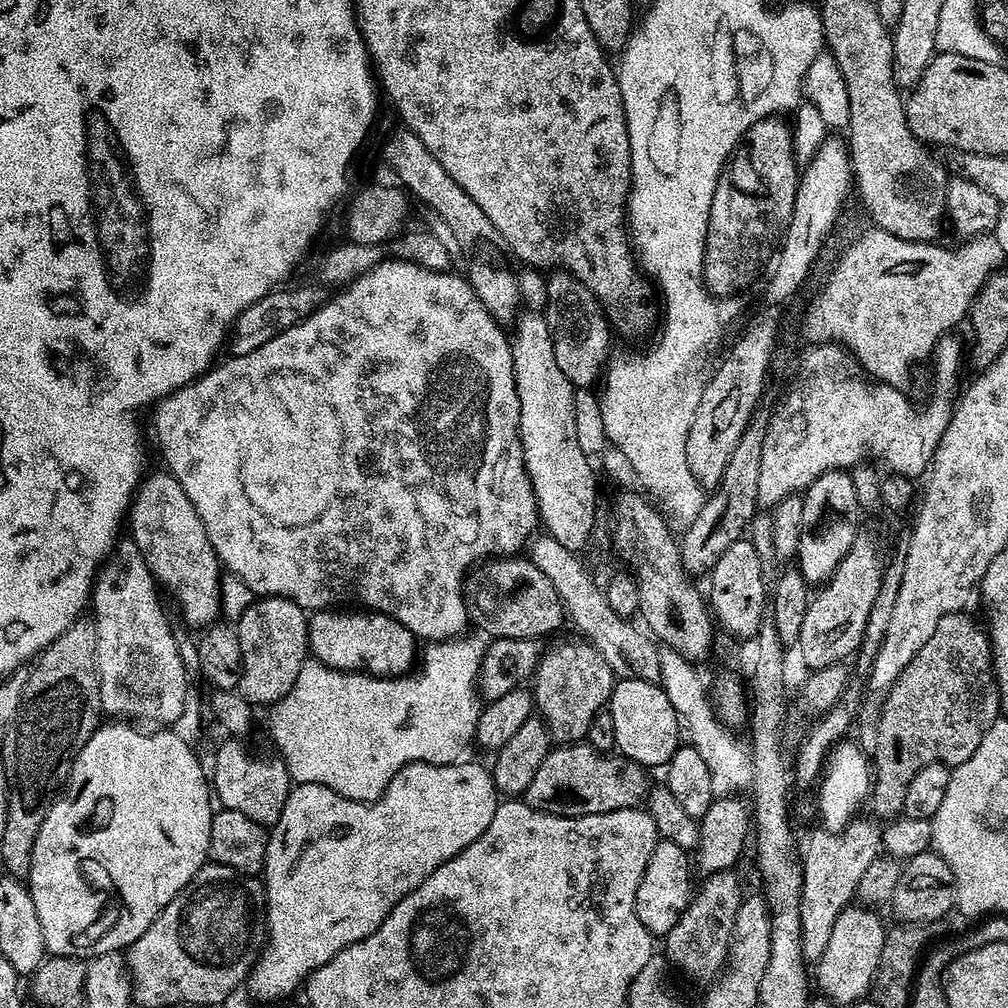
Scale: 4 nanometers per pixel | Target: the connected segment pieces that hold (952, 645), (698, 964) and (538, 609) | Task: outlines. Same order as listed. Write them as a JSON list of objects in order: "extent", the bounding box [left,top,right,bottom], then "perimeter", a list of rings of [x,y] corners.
[{"extent":[870,610,1001,818],"perimeter":[[[964,610],[954,614],[946,614],[946,618],[942,618],[942,622],[938,622],[938,630],[934,630],[930,642],[926,642],[926,646],[922,646],[922,650],[918,650],[918,654],[914,654],[914,658],[910,658],[910,664],[906,666],[906,670],[902,670],[902,674],[896,679],[894,686],[889,688],[883,697],[884,709],[880,712],[880,729],[876,732],[874,783],[871,785],[870,793],[870,808],[872,806],[873,810],[877,812],[877,814],[875,813],[877,817],[888,816],[886,818],[896,818],[903,813],[904,803],[906,802],[906,786],[910,786],[910,781],[914,778],[914,774],[918,774],[918,770],[922,770],[922,766],[930,766],[931,764],[967,765],[970,754],[974,754],[974,750],[978,750],[982,738],[986,738],[986,730],[990,730],[990,726],[994,726],[994,722],[1001,719],[1000,687],[996,685],[996,677],[992,674],[992,643],[988,641],[987,631],[981,625],[979,628],[976,625],[975,618],[967,616],[968,614]]]},{"extent":[663,871,746,986],"perimeter":[[[735,871],[713,872],[704,885],[699,885],[688,909],[678,918],[678,922],[663,937],[663,955],[675,971],[680,971],[688,980],[707,986],[724,971],[728,963],[728,948],[732,944],[734,922],[738,918],[740,904],[746,897],[740,889],[740,880]]]},{"extent":[464,554,565,639],"perimeter":[[[513,554],[511,556],[497,556],[495,558],[489,558],[483,562],[477,563],[475,567],[471,569],[470,575],[467,577],[464,586],[464,603],[466,605],[466,612],[469,617],[477,616],[480,619],[480,624],[489,632],[489,637],[500,637],[502,639],[541,639],[547,637],[547,632],[552,632],[560,624],[560,619],[565,619],[565,610],[563,602],[560,600],[559,595],[555,592],[554,583],[550,582],[546,574],[540,572],[538,566],[534,564],[529,558],[523,558],[519,555]]]}]

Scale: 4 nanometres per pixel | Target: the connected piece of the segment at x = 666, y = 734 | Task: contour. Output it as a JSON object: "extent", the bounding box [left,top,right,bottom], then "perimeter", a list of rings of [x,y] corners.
{"extent":[610,679,682,766],"perimeter":[[[617,679],[612,691],[610,711],[614,718],[614,738],[621,757],[641,766],[667,765],[682,744],[680,720],[670,698],[659,683],[635,679]]]}

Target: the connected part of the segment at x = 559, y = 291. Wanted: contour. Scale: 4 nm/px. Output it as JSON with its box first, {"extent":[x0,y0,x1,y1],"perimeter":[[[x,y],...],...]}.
{"extent":[544,271,610,388],"perimeter":[[[553,271],[547,277],[547,306],[544,317],[551,332],[554,358],[562,374],[576,388],[590,388],[594,384],[592,382],[597,383],[607,361],[610,330],[604,310],[592,291],[568,272]]]}

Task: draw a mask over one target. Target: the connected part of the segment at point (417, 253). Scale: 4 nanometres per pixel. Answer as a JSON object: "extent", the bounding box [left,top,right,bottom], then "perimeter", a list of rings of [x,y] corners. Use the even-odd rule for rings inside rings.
{"extent":[315,232,455,285],"perimeter":[[[406,232],[402,236],[398,234],[385,243],[360,244],[349,240],[343,243],[332,249],[317,268],[315,279],[321,285],[347,285],[386,259],[404,260],[434,272],[451,273],[455,269],[449,248],[436,235],[428,232]]]}

